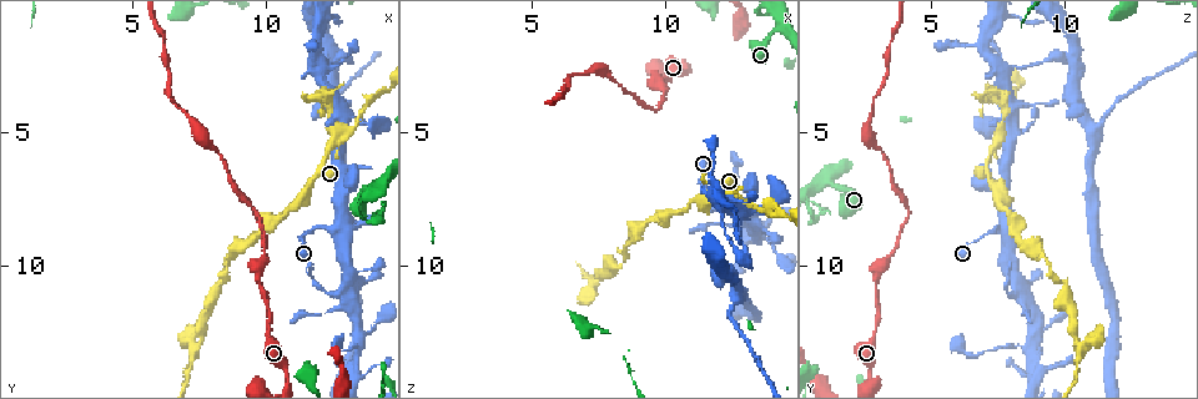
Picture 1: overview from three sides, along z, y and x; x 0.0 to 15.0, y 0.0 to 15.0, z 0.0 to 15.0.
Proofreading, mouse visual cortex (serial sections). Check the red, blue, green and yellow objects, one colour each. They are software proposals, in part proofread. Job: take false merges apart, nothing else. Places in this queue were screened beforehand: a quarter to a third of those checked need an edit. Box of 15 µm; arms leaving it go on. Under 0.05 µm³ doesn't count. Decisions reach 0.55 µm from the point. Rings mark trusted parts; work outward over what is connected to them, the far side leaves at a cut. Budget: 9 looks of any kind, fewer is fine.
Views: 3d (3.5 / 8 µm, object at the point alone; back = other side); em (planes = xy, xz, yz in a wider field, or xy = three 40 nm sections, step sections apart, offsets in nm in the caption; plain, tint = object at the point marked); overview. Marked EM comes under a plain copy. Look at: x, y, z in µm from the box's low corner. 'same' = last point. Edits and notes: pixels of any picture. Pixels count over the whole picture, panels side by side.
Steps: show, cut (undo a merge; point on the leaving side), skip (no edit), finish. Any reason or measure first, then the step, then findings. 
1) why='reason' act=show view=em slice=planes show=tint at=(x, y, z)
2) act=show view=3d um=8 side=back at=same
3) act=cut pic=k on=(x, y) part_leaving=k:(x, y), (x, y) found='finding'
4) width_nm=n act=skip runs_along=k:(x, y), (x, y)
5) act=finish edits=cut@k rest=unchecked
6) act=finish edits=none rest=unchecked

why='small branch off a trunk' act=show view=3d um=3.5 side=back at=(13.5, 12.9, 8.7)

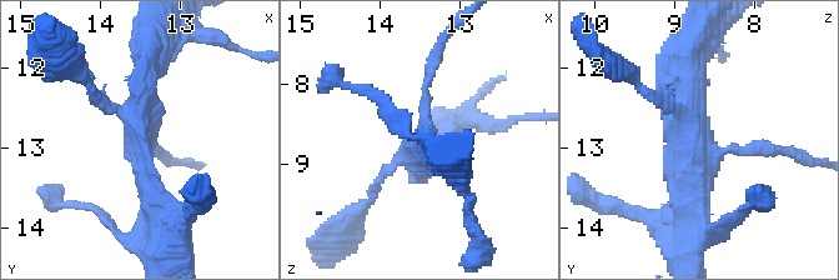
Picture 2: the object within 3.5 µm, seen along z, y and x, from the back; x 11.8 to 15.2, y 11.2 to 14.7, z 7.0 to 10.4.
act=show view=em slice=xy step=3 show=tint at=(13.50, 13.00, 8.70)

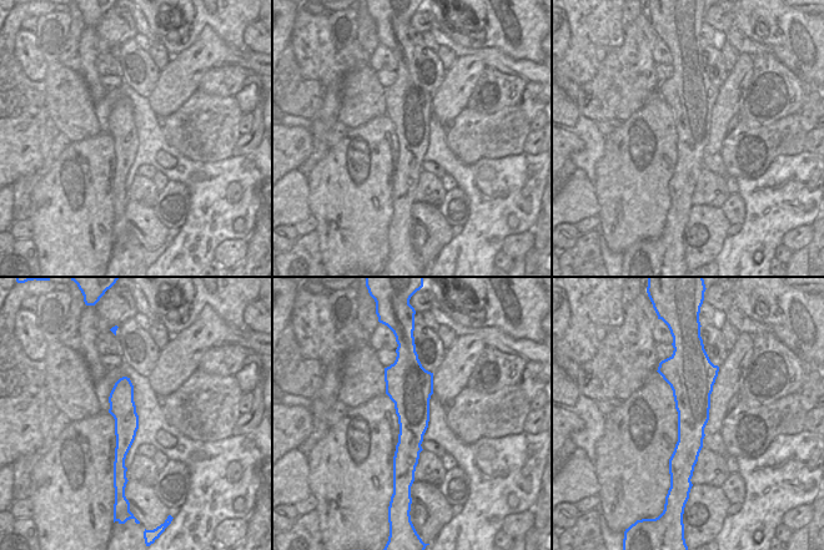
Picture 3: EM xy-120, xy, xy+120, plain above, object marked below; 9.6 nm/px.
act=skip found='continuous, no second cell'

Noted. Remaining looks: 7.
why='a narrow waist' act=show view=3d um=3.5 at=(10.9, 14.4, 2.7)

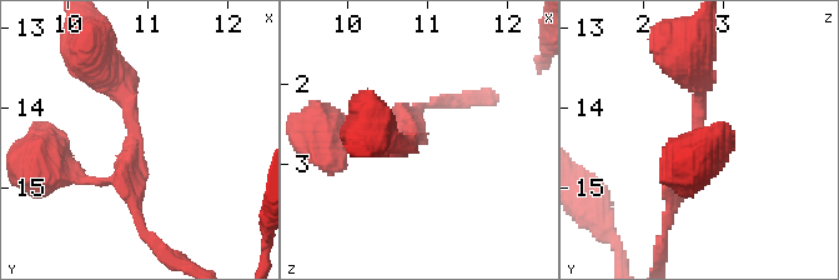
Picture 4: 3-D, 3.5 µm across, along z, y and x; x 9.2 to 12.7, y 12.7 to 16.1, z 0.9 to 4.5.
arm_widths_nm=150,400 why='need the tissue' act=show view=em slice=xy step=5 show=tint at=(10.80, 14.30, 2.70)

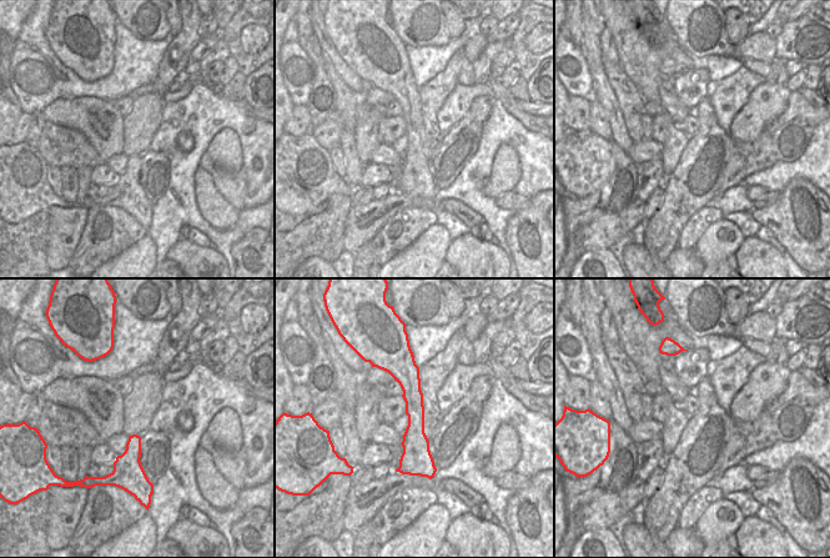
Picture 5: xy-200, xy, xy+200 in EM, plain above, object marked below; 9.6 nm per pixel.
why='cut it another way' act=show view=em slice=xy step=1 show=tint at=same

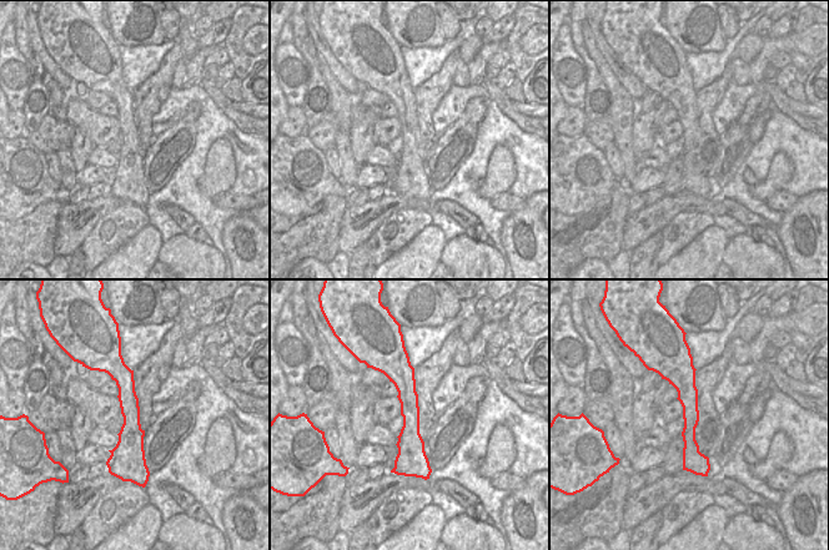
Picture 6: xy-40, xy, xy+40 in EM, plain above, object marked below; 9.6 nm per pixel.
act=skip runs_along=4:(686, 49), (702, 80), (686, 184) found='all the same cell'

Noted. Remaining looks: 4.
why='arms part here' act=show view=em slice=xy step=1 show=tint at=(11.3, 7.4, 7.5)

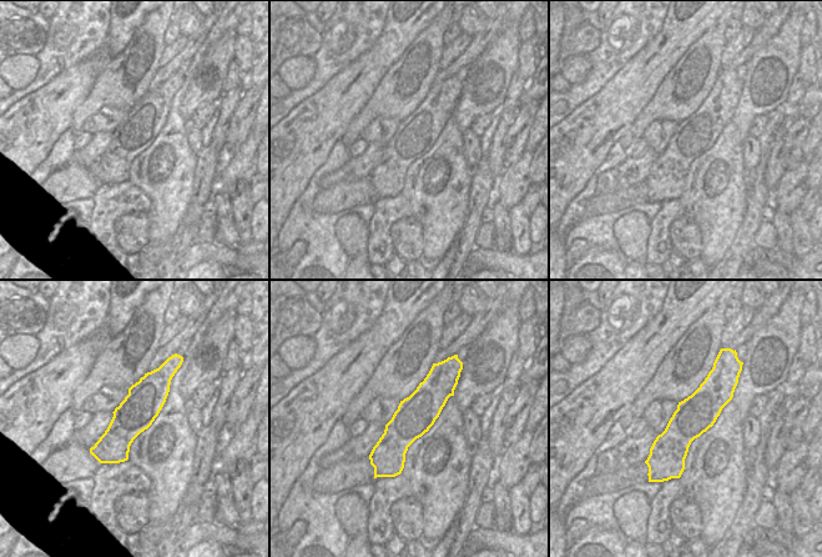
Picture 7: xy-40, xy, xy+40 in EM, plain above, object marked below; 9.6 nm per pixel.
why='see where the arms go' act=show view=3d um=3.5 side=back at=same

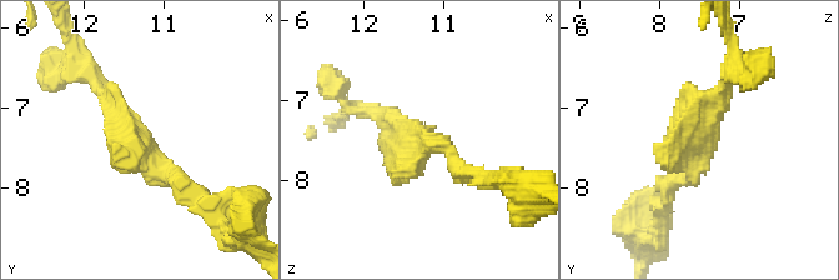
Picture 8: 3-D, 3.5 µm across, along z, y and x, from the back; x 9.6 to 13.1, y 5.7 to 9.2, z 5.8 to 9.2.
act=skip runs_along=7:(434, 372), (389, 470) found='one cell here'

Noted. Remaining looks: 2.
why='a fork' act=show view=3d um=3.5 at=(12.3, 3.9, 7.7)

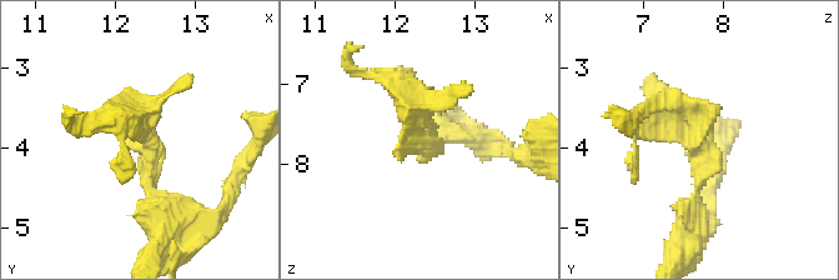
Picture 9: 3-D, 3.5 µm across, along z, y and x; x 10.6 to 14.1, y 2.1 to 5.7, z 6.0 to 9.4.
act=show view=em slice=xy step=5 show=tint at=(12.40, 3.95, 7.65)

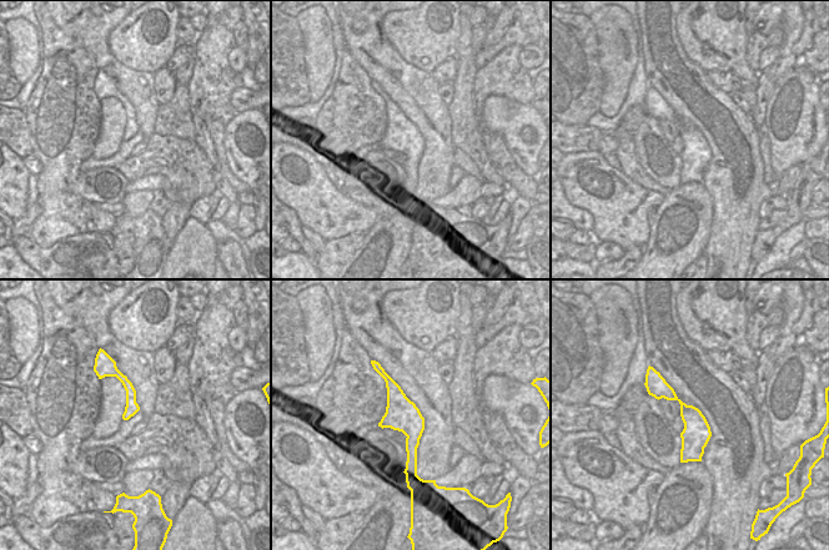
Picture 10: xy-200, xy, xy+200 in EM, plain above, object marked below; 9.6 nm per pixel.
act=skip runs_along=9:(171, 225), (117, 103) found='all the same cell'

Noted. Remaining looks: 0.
act=finish edits=none rest=unchecked

